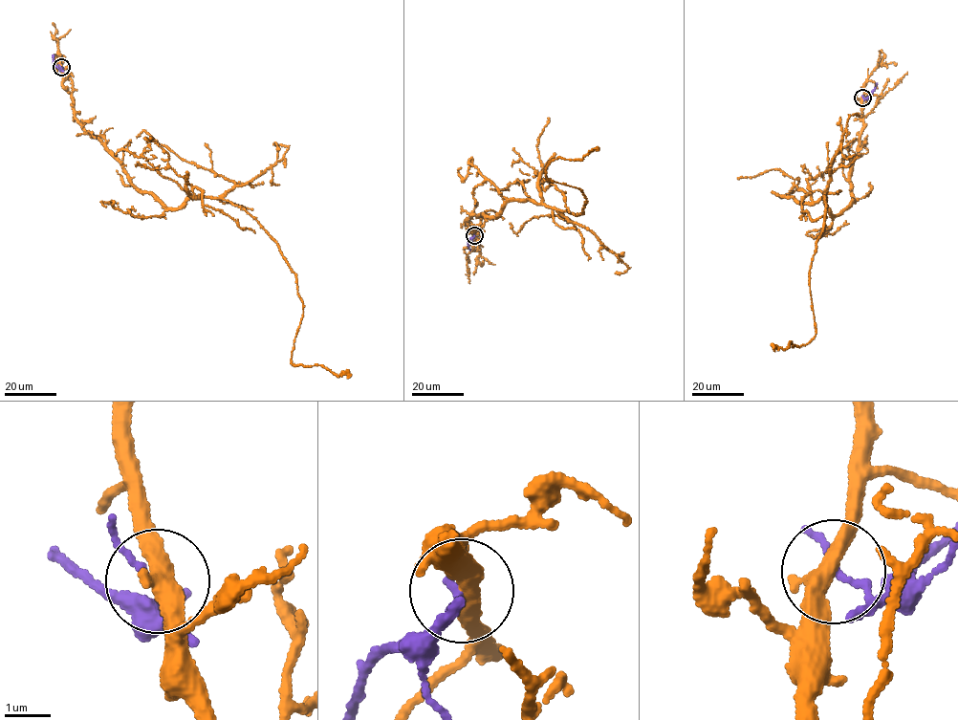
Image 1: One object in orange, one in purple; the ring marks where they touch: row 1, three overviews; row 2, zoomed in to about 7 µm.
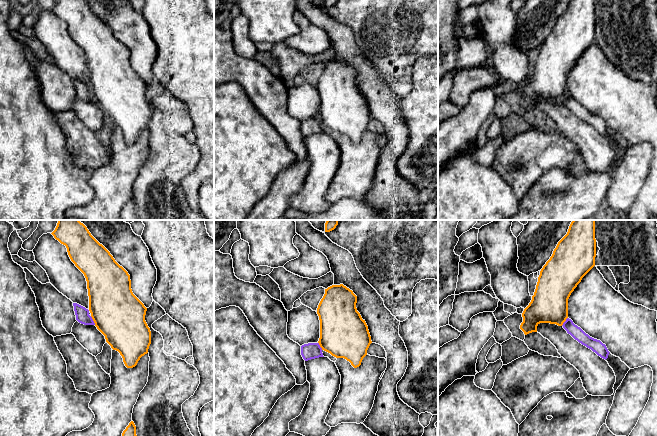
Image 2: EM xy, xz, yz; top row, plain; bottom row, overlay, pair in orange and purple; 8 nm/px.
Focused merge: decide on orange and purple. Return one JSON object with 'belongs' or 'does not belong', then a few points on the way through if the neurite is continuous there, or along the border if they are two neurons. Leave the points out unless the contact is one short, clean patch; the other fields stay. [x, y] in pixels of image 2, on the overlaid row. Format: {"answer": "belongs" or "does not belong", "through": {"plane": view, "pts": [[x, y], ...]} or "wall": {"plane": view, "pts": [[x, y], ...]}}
{"answer": "does not belong", "wall": {"plane": "xy", "pts": [[90, 316], [95, 324]]}}

